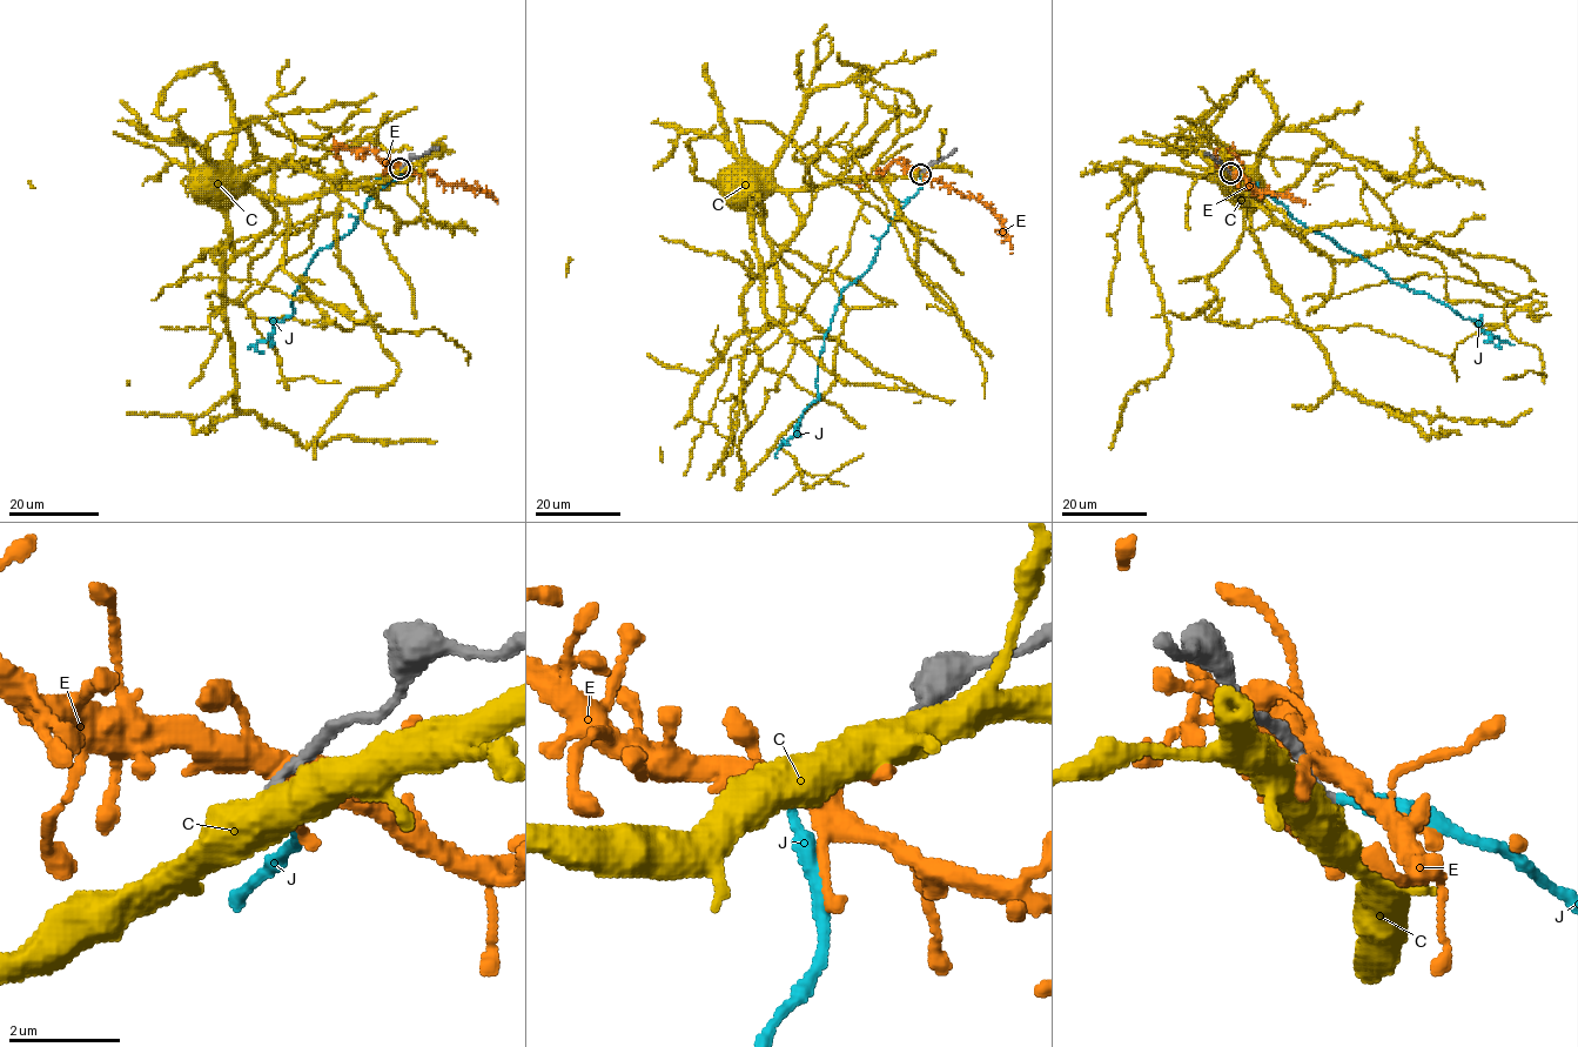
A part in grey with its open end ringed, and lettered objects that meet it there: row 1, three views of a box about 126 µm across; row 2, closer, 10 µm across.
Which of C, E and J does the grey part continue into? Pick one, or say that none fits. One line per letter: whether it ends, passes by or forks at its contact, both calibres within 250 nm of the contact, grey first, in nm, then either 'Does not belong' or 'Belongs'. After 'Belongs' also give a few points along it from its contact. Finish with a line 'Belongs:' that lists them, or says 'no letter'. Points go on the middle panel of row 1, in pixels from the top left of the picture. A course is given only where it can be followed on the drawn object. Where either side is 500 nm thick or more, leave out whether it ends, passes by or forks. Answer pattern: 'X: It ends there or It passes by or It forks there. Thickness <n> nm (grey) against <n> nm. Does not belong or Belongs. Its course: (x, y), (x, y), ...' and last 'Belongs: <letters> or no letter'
C: Thickness 200 nm (grey) against 600 nm. Does not belong
E: It forks there. Thickness 240 nm (grey) against 360 nm. Does not belong
J: It ends there. Thickness 170 nm (grey) against 240 nm. Belongs. Its course: (920, 173), (921, 187), (897, 213), (872, 264), (843, 289), (818, 358), (818, 398), (804, 413), (777, 458)
Belongs: J

